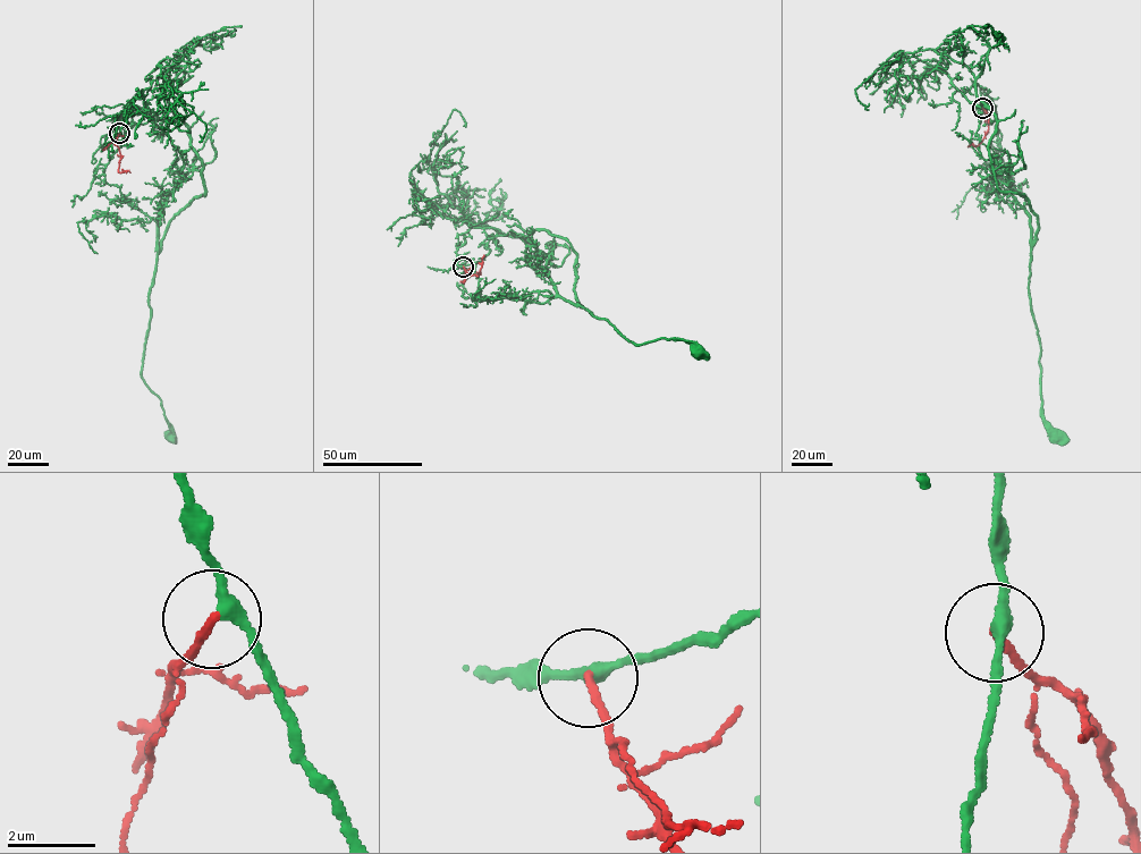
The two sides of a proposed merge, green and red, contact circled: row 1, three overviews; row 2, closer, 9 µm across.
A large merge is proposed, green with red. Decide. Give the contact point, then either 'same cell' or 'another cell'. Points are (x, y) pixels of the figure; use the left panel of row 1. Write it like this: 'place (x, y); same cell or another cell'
place (119, 133); another cell

